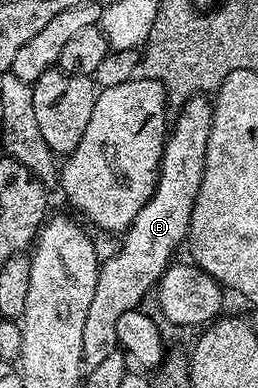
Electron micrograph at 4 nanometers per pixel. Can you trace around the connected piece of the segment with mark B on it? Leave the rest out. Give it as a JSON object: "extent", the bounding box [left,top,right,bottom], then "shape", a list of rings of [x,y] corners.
{"extent":[81,96,213,370],"shape":[[[207,96],[191,98],[178,109],[177,114],[179,119],[176,122],[174,119],[163,149],[153,196],[122,235],[124,238],[119,251],[99,267],[97,288],[85,316],[85,329],[81,332],[83,364],[87,370],[97,368],[105,356],[116,353],[119,346],[117,316],[136,309],[142,299],[158,287],[159,277],[176,257],[175,249],[187,242],[193,204],[197,200],[201,176],[205,172],[205,148],[209,144],[209,132],[213,124],[212,99]]]}

